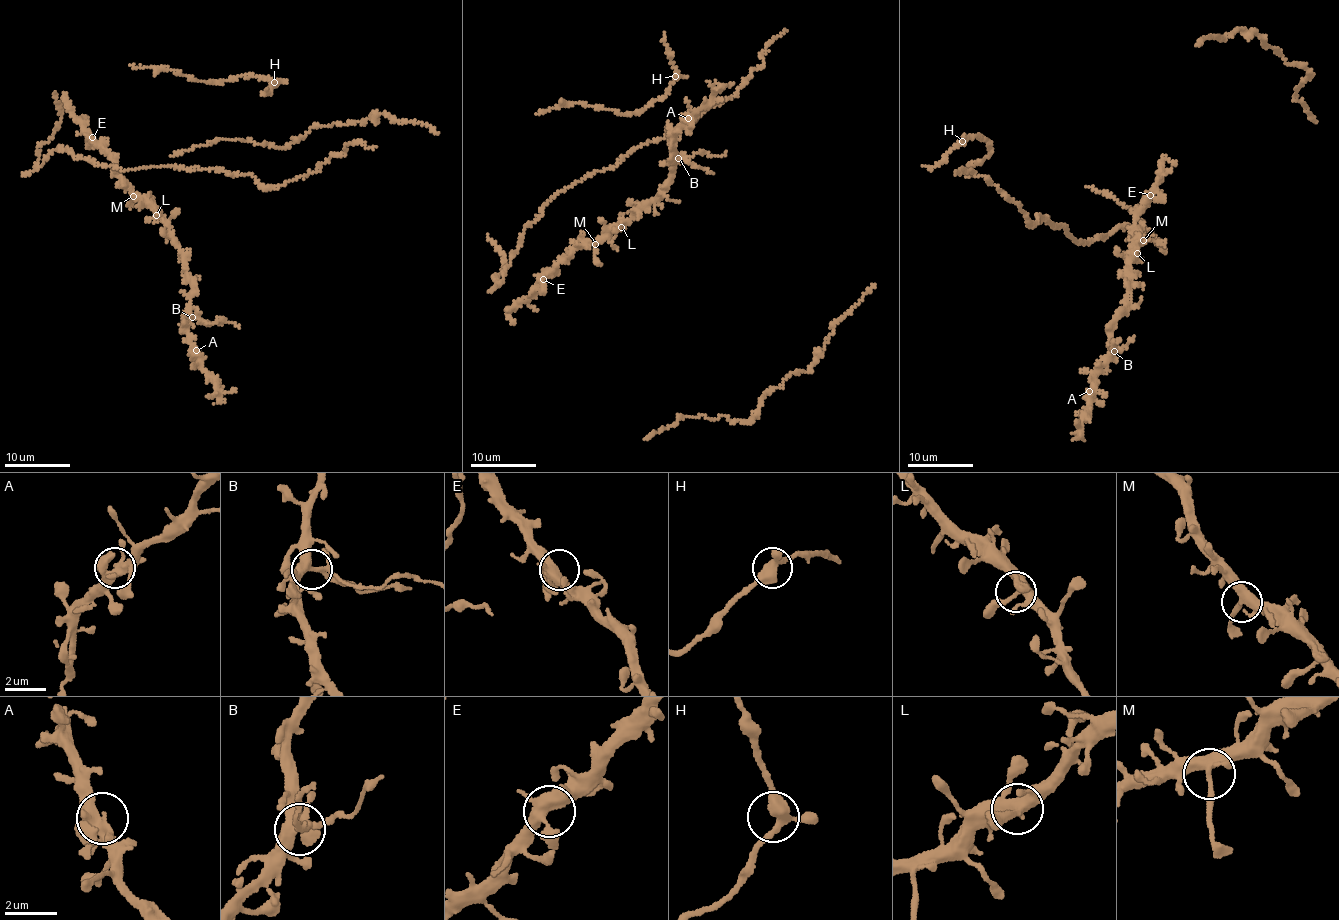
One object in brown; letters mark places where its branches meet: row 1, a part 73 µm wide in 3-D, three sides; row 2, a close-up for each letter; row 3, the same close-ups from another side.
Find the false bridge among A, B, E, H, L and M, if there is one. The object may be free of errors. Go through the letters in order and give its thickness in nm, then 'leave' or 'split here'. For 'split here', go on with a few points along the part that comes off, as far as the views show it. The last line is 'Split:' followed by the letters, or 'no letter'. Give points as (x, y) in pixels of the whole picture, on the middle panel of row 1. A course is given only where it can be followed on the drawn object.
A: calibre 360 nm; leave
B: calibre 360 nm; split here; course (678, 158), (689, 157), (701, 151), (719, 156), (727, 151)
E: calibre 400 nm; leave
H: calibre 400 nm; leave
L: calibre 400 nm; leave
M: calibre 340 nm; leave
Split: B

